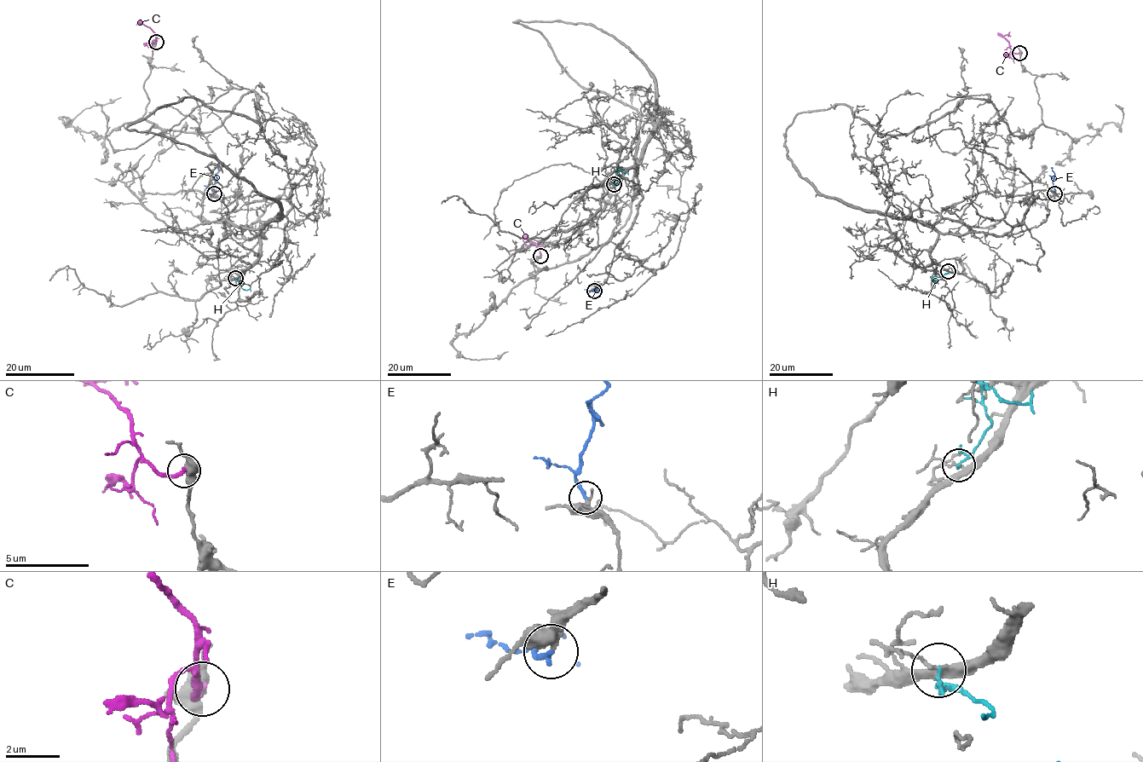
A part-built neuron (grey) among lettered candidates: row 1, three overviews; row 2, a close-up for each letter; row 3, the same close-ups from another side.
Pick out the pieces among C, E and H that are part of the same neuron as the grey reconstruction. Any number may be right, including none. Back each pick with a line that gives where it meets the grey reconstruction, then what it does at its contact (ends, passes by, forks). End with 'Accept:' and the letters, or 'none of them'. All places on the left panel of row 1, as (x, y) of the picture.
E: contact (214, 193); it ends
Accept: E

